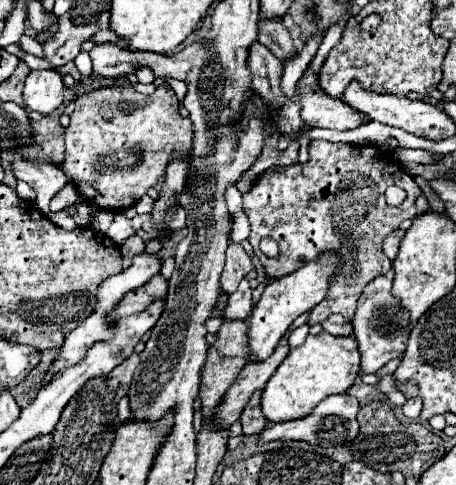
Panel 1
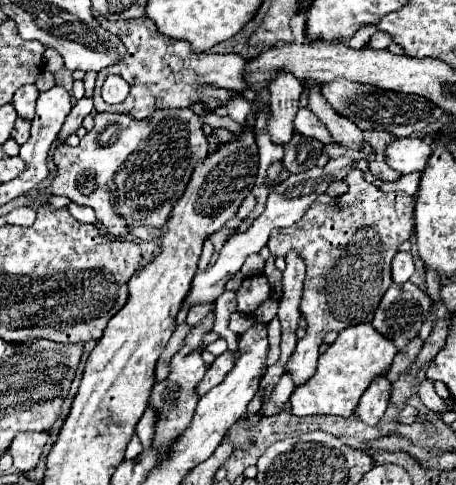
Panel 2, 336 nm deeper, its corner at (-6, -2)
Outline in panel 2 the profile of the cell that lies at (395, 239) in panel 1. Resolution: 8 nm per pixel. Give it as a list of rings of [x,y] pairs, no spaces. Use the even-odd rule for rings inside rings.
[[[396,252],[394,260],[392,260],[392,280],[396,284],[404,284],[410,280],[412,272],[414,272],[412,254],[410,252]]]

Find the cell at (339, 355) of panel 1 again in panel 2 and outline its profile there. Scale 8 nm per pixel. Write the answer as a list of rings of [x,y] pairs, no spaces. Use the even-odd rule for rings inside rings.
[[[356,324],[342,330],[338,338],[328,346],[328,350],[320,354],[314,376],[294,388],[290,396],[290,412],[294,416],[350,416],[370,382],[390,368],[390,362],[394,360],[396,352],[398,350],[392,346],[392,342],[382,338],[382,334],[372,328],[372,324]]]

